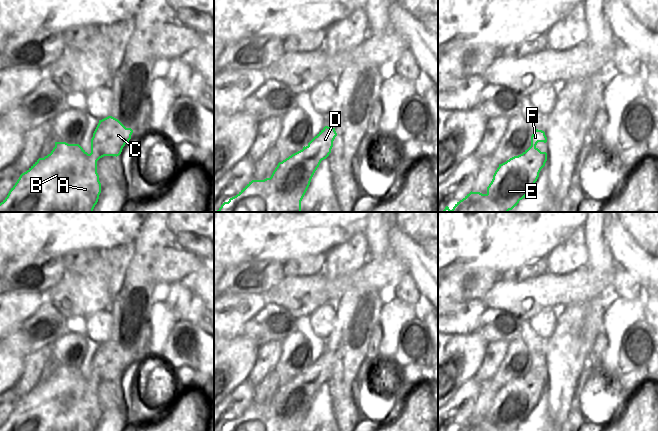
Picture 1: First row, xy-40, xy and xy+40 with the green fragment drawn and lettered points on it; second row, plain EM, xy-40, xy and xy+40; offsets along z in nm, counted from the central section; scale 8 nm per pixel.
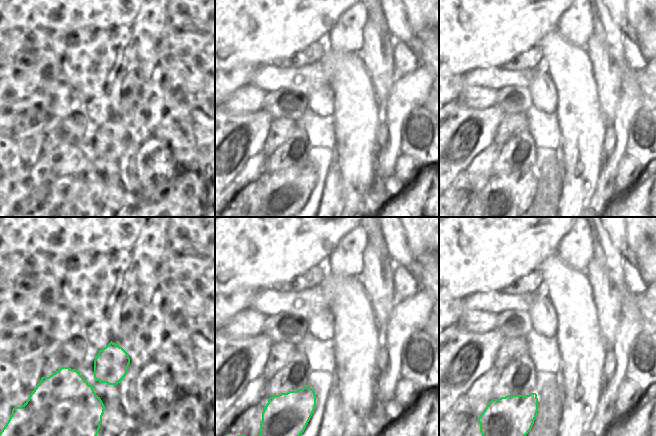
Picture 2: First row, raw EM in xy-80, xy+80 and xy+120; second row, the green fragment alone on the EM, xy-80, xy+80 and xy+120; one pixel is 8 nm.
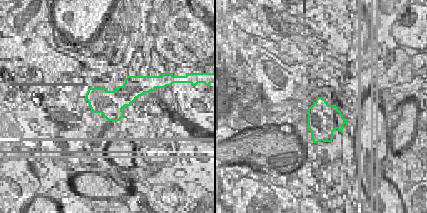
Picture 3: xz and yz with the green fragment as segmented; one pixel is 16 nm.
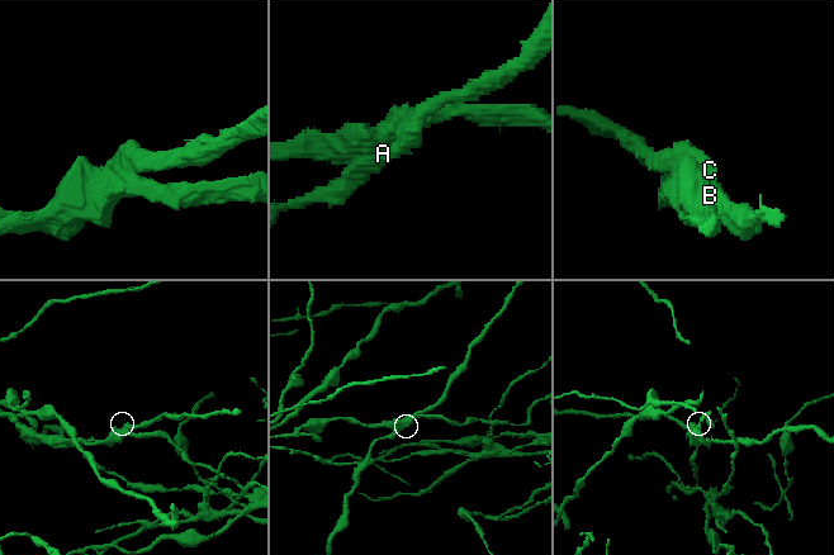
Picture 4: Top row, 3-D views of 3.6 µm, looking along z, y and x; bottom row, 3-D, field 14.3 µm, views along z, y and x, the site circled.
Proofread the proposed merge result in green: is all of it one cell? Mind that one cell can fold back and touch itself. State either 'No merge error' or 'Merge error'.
Merge error

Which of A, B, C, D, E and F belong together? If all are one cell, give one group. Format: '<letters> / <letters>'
A B / C D E F

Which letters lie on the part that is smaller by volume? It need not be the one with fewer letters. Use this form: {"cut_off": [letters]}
{"cut_off": ["C", "D", "E", "F"]}

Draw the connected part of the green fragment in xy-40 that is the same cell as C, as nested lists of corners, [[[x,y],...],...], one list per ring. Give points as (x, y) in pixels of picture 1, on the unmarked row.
[[[108,340],[99,347],[93,357],[91,363],[91,376],[94,378],[88,383],[89,389],[92,392],[97,392],[97,385],[104,380],[119,380],[122,376],[123,371],[131,363],[133,354],[131,352],[126,352],[118,343]]]

